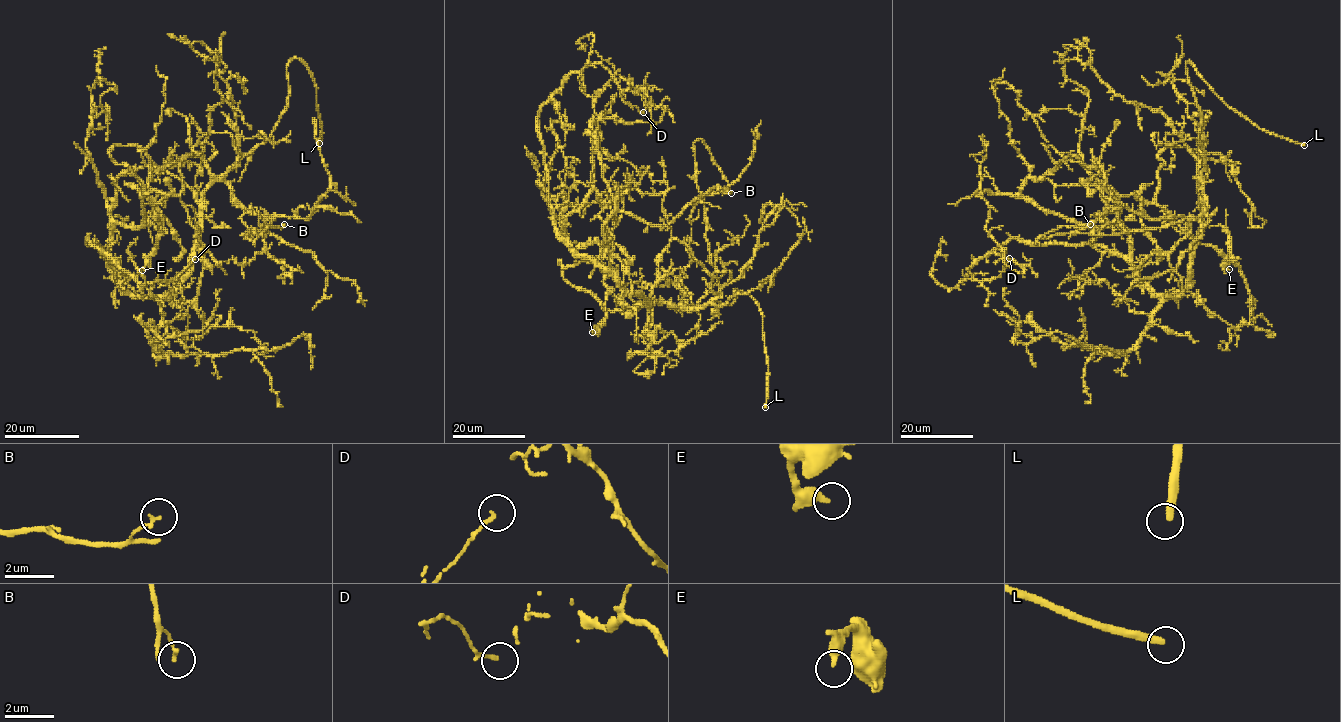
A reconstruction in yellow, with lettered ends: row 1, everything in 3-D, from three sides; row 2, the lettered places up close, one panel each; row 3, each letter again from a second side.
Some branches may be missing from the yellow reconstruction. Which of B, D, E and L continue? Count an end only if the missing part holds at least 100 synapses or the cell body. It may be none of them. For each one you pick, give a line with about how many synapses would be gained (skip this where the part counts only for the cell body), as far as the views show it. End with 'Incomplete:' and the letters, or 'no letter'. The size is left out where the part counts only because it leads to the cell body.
Incomplete: L

